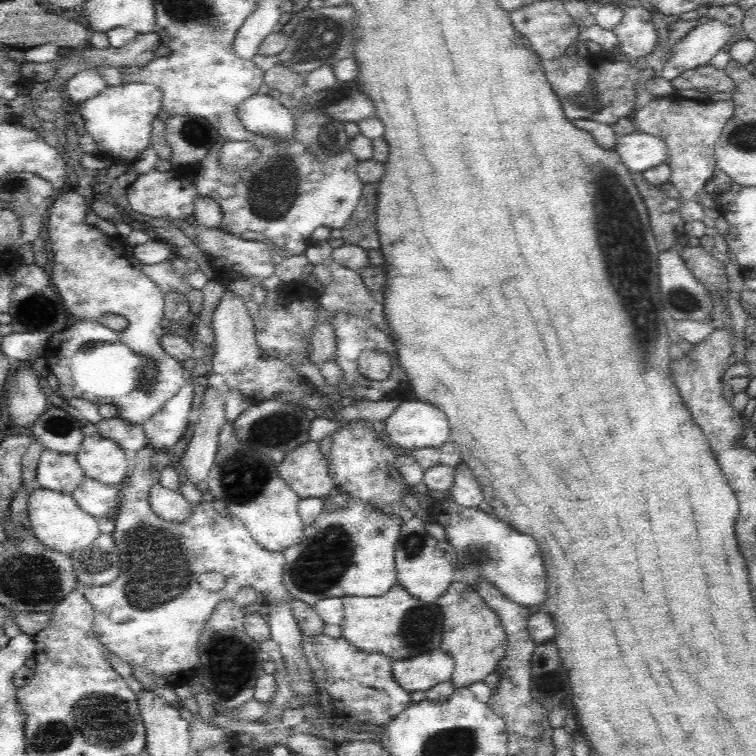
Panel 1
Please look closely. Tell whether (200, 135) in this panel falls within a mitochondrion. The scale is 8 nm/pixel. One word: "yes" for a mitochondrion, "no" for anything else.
yes

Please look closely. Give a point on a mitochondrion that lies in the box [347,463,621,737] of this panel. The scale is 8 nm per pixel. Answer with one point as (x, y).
(420, 626)

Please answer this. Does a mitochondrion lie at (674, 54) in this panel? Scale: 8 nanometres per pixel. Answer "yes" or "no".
no

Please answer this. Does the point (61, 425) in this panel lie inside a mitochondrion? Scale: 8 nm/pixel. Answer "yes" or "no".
yes

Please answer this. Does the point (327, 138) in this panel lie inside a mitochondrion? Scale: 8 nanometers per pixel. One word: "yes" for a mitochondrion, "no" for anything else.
yes

